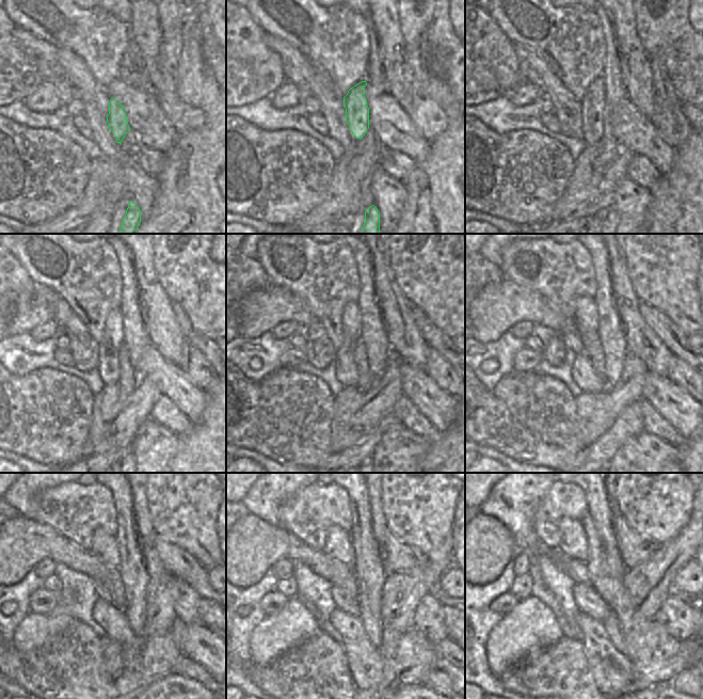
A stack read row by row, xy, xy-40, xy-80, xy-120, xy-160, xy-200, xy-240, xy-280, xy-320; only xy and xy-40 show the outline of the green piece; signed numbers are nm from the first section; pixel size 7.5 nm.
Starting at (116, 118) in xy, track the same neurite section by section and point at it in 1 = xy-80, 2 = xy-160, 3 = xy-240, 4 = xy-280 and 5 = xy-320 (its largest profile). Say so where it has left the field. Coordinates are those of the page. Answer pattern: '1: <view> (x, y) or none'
1: xy-80 (593, 102)
2: xy-160 (351, 317)
3: xy-240 (104, 545)
4: xy-280 (338, 545)
5: xy-320 (573, 544)

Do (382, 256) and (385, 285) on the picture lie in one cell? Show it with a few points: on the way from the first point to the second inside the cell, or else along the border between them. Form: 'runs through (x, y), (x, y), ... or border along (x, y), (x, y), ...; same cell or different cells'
runs through (382, 264), (383, 277); same cell

